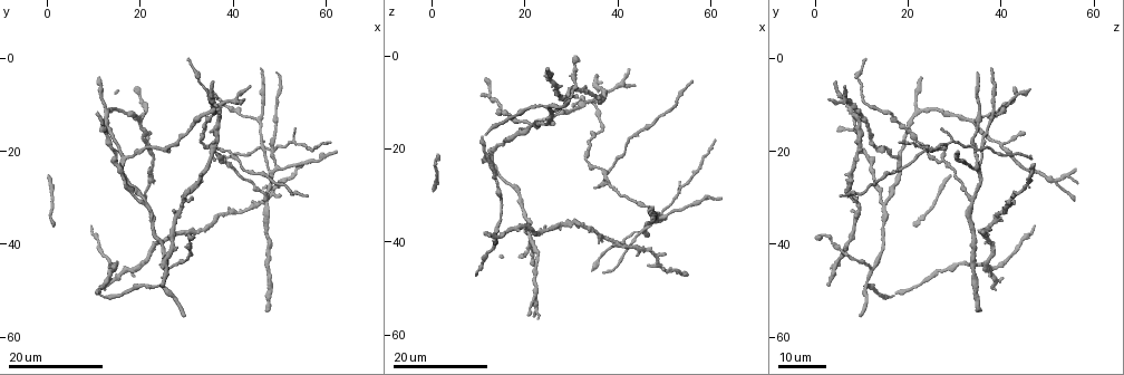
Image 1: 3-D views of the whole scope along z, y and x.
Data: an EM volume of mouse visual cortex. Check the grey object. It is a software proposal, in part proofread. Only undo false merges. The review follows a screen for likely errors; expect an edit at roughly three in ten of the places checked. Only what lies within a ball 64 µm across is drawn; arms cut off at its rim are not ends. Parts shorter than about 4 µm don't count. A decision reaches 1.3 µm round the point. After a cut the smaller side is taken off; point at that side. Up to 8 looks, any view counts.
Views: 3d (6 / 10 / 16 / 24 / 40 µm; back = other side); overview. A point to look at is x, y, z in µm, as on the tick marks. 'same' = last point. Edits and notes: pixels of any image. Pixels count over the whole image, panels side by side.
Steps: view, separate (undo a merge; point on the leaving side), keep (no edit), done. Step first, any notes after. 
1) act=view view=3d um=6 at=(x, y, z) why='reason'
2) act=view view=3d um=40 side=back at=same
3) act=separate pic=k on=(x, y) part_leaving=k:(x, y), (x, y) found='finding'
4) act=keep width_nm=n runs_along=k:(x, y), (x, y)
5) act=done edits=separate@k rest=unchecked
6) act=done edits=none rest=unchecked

act=view view=3d um=24 at=(22.0, 27.0, 52.0) why='arms part here'

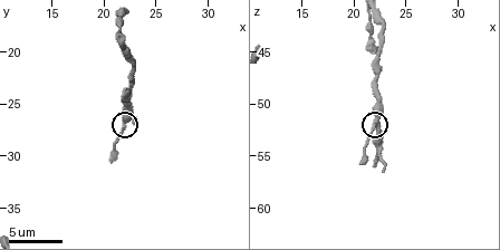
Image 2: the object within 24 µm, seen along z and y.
act=view view=3d um=6 at=same

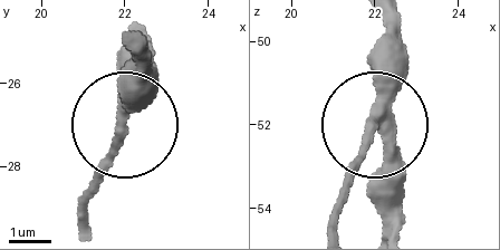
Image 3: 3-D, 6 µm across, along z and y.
act=keep found='all the same neuron'

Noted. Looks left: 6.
act=view view=3d um=24 at=(22.5, 19.5, 40.5) why='three-way junction'

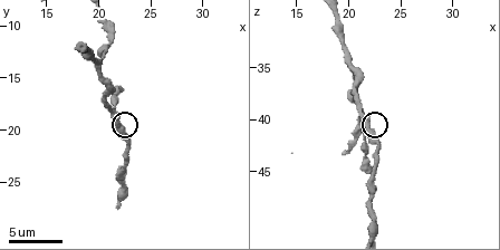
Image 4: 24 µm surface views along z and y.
act=view view=3d um=10 at=(22.0, 18.8, 40.0)

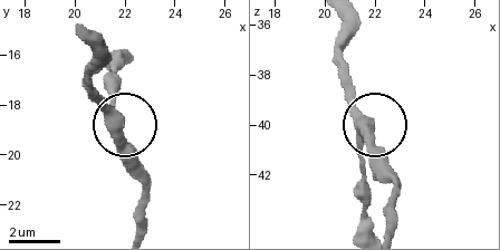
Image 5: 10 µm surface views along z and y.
act=view view=3d um=10 side=back at=(21.8, 18.8, 40.2)

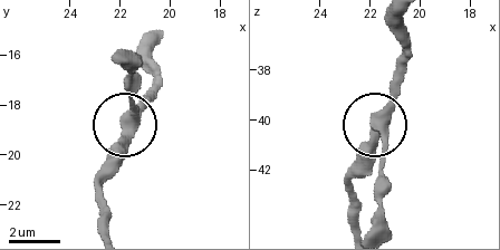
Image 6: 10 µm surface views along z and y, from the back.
act=keep width_nm=390 runs_along=6:(401, 22), (401, 73), (380, 124), (382, 186) found='continuous, no second neuron'

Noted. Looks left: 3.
act=view view=3d um=16 at=(20.0, 13.8, 34.2) why='three-way junction'

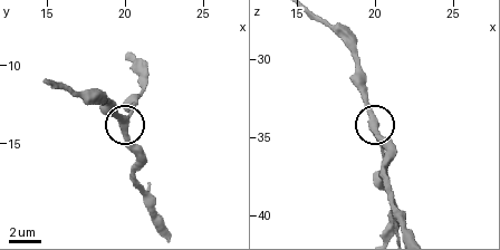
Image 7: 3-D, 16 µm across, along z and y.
act=keep found='all the same neuron'

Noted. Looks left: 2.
act=view view=3d um=16 at=(36.0, 19.5, 27.5) why='two arms in line, one across'

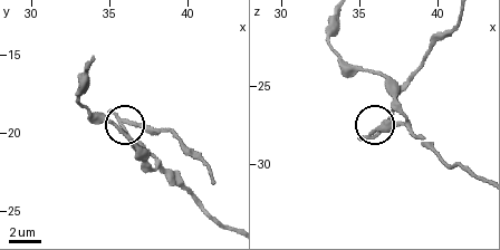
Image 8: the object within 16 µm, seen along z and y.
act=view view=3d um=6 at=(36.2, 19.8, 27.8) why='closer look'

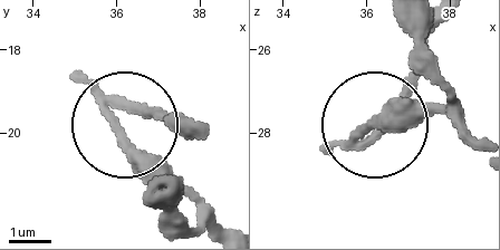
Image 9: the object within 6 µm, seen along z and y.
act=separate pic=9 on=(155, 107) width_nm=240 found='a second neuron is stuck on'

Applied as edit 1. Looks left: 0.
act=done edits=separate@9 rest=unchecked

